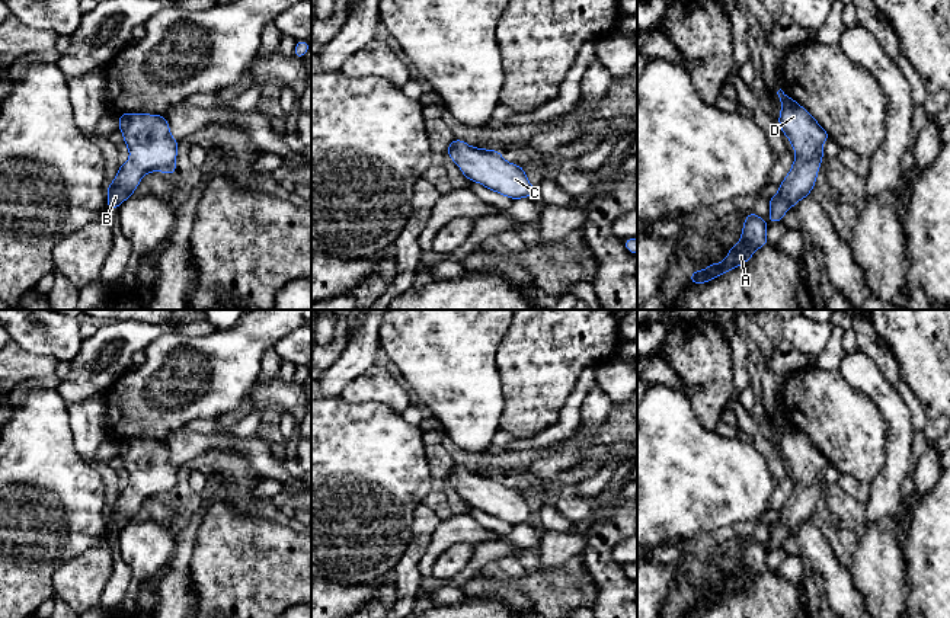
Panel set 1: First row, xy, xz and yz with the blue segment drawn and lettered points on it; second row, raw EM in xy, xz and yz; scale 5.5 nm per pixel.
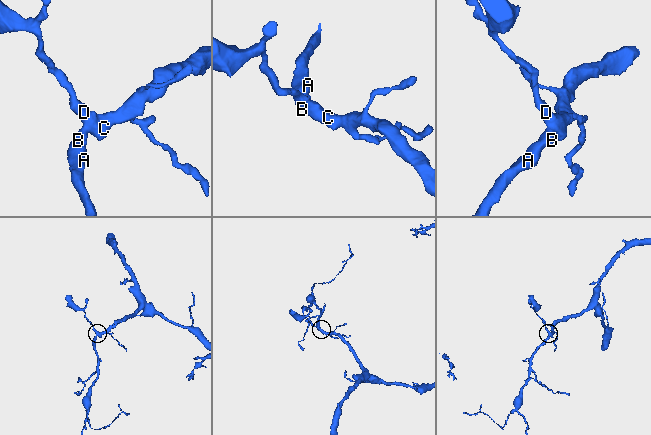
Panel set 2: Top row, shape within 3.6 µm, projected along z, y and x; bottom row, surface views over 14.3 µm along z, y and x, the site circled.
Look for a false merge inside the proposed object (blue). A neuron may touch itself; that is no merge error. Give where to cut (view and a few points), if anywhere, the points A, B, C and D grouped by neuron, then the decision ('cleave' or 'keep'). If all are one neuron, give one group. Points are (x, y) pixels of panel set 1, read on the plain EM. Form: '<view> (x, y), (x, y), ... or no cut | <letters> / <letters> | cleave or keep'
no cut | A B C D | keep

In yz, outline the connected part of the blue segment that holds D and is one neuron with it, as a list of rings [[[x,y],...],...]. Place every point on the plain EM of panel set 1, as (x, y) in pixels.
[[[781,414],[777,420],[781,426],[778,449],[783,460],[790,465],[796,484],[778,512],[777,521],[768,525],[771,548],[781,548],[793,531],[810,521],[825,480],[822,470],[829,465],[828,458],[805,433]]]

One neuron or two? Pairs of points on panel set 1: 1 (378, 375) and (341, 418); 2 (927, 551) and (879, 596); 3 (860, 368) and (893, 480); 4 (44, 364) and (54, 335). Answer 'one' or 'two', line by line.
1: two
2: two
3: one
4: two

